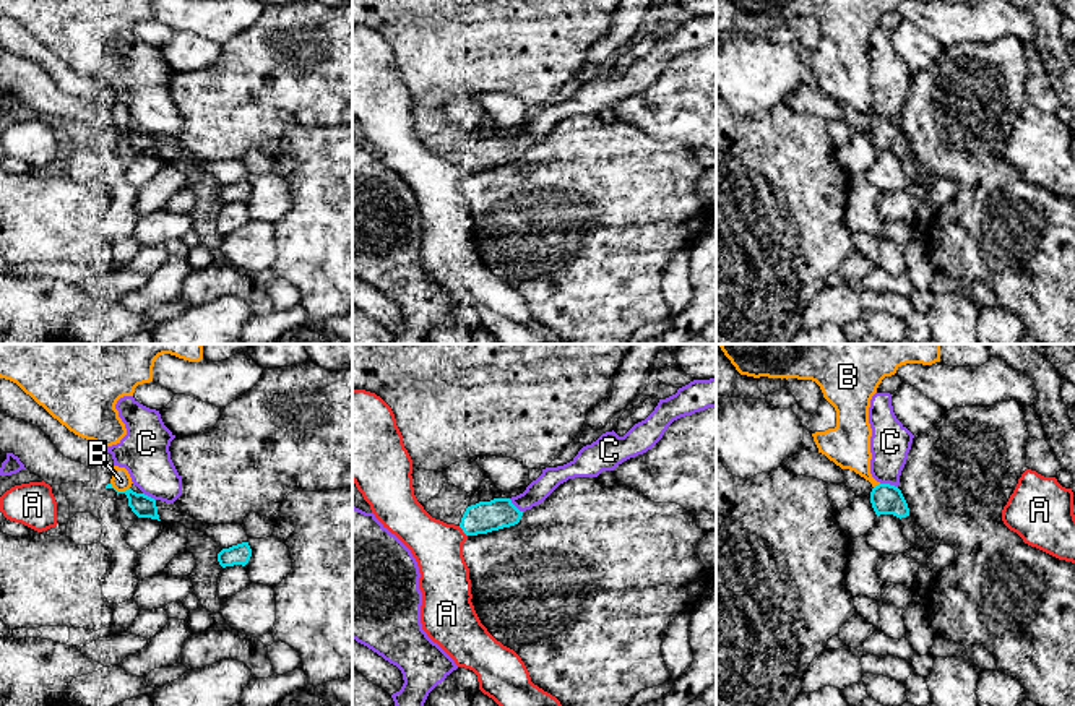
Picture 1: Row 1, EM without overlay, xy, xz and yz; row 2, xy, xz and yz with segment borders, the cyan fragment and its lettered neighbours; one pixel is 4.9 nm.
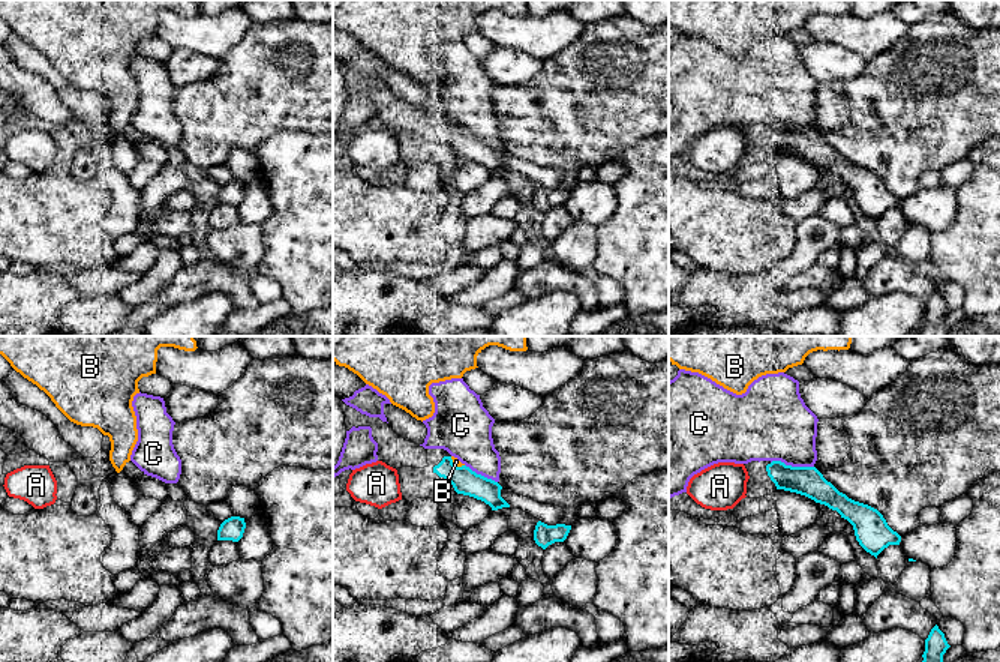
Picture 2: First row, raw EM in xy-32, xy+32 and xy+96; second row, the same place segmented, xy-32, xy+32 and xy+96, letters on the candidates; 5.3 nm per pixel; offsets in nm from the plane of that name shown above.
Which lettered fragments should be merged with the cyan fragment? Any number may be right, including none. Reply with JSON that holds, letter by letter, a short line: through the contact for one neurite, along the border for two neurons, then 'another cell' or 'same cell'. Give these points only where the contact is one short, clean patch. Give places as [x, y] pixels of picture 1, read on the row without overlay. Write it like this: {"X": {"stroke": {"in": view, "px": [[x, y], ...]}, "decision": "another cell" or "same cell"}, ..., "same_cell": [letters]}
{"A": {"decision": "another cell"}, "B": {"decision": "another cell"}, "C": {"decision": "another cell"}, "same_cell": []}

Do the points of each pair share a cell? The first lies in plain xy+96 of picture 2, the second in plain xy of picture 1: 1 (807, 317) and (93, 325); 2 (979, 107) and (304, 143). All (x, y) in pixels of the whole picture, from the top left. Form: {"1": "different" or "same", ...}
{"1": "same", "2": "different"}

